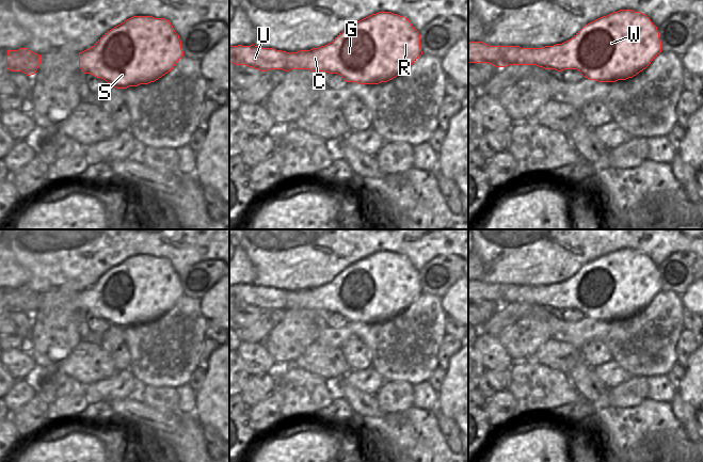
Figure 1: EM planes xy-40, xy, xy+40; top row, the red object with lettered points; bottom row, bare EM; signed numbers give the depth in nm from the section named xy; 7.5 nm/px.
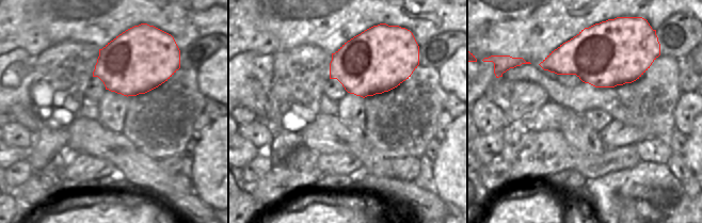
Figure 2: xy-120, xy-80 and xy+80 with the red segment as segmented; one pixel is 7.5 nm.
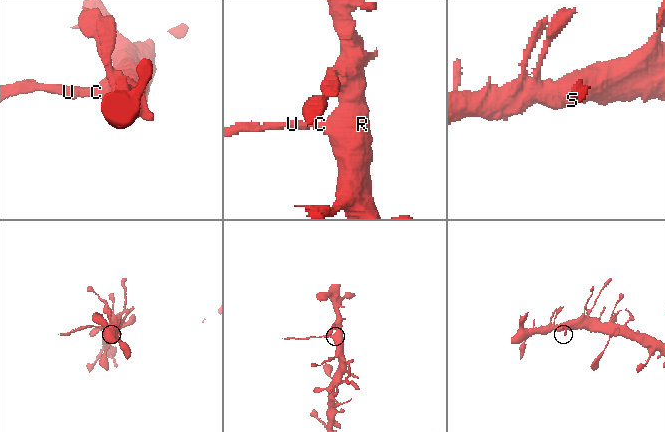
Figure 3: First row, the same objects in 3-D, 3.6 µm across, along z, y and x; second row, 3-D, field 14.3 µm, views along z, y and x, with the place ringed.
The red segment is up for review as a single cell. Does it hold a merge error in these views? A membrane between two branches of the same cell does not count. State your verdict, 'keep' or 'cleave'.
cleave

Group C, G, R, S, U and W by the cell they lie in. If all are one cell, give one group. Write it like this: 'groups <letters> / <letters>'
groups C G R S W / U

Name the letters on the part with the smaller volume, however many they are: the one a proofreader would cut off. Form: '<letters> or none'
U.

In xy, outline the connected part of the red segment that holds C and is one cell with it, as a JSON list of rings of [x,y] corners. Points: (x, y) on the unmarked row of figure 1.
[[[392,251],[372,253],[348,266],[330,283],[290,291],[284,297],[289,308],[338,313],[346,321],[379,323],[405,310],[420,294],[420,273],[404,255]]]

